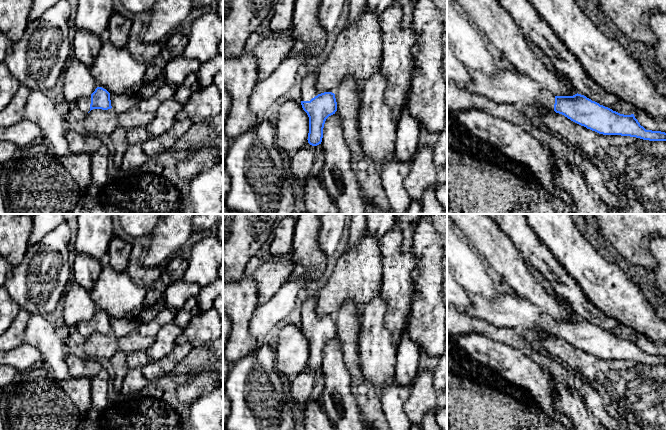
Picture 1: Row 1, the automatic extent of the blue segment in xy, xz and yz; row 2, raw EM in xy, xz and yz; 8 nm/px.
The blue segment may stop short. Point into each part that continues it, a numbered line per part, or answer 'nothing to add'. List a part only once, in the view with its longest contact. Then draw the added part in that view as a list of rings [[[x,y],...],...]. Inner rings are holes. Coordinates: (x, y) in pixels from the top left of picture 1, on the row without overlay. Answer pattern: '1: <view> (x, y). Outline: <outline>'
1: xz (308, 312). Outline: [[[310,296],[303,301],[301,309],[300,325],[310,325],[312,322],[318,319],[316,314],[316,302],[317,297]]]

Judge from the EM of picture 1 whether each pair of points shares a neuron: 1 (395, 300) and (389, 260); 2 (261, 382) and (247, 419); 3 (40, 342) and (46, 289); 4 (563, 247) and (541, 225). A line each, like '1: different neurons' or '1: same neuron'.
1: same neuron
2: same neuron
3: different neurons
4: same neuron

